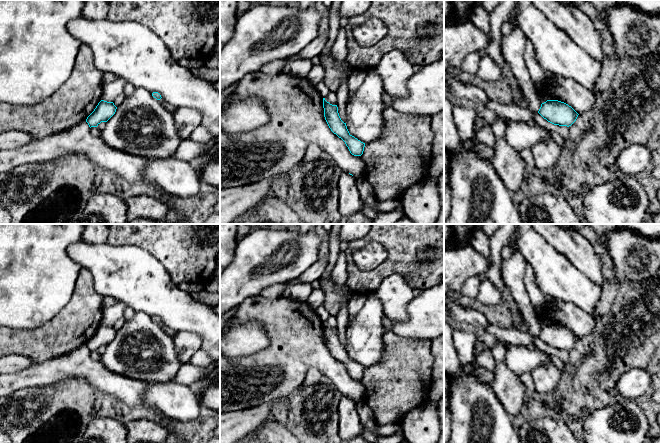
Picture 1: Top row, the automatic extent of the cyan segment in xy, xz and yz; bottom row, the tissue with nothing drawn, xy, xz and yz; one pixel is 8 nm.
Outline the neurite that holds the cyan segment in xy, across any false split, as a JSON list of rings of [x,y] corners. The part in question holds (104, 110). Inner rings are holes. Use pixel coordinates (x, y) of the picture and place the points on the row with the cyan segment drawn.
[[[101,100],[94,111],[87,117],[89,127],[97,127],[101,122],[107,122],[116,112],[113,102]]]

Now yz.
[[[558,100],[542,103],[538,113],[554,125],[567,127],[571,126],[579,115],[571,106]]]

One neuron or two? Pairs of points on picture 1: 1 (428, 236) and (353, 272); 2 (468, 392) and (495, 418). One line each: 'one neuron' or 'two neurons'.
1: one neuron
2: one neuron

